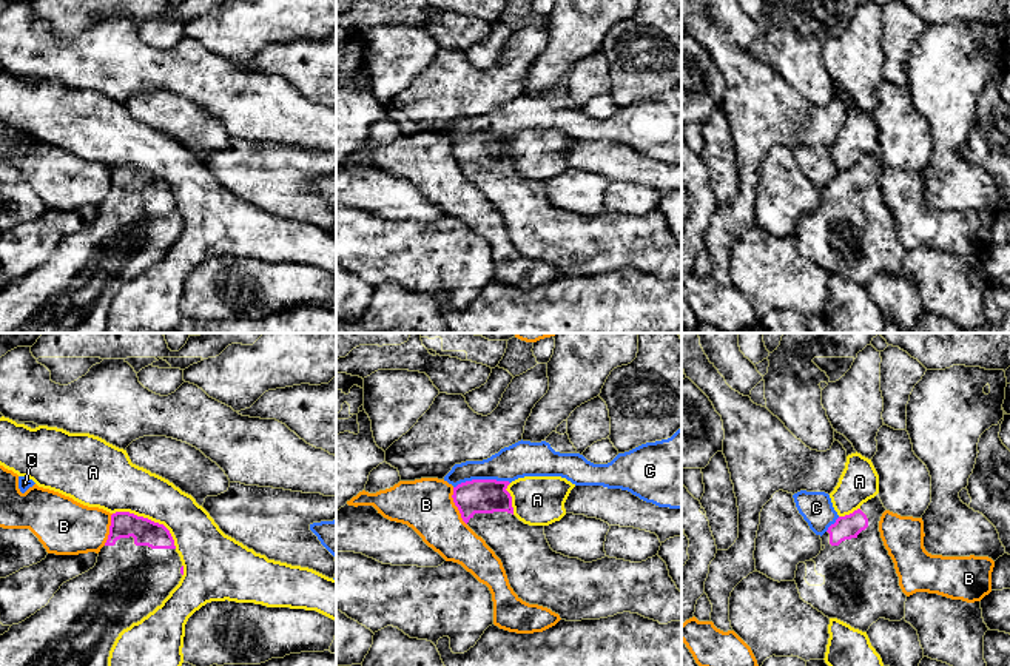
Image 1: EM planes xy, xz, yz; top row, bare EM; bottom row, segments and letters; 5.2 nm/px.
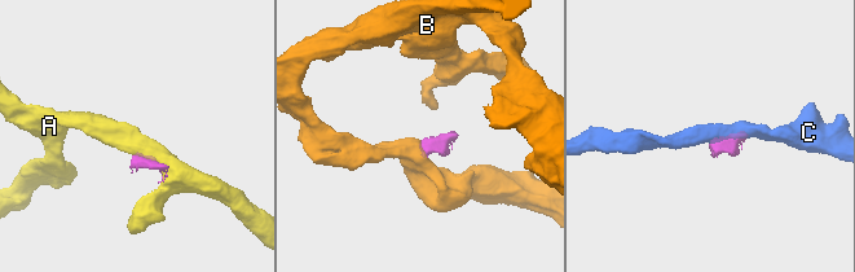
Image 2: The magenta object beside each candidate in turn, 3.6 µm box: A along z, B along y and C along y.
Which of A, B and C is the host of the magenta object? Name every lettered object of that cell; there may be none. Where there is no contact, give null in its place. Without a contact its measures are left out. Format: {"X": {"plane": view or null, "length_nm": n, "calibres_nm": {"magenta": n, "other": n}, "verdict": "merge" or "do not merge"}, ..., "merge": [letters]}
{"A": {"plane": "xy", "length_nm": 380, "calibres_nm": {"magenta": 140, "other": 280}, "verdict": "do not merge"}, "B": {"plane": "xz", "length_nm": 220, "calibres_nm": {"magenta": 180, "other": 280}, "verdict": "do not merge"}, "C": {"plane": "xz", "length_nm": 300, "calibres_nm": {"magenta": 180, "other": 190}, "verdict": "do not merge"}, "merge": []}

